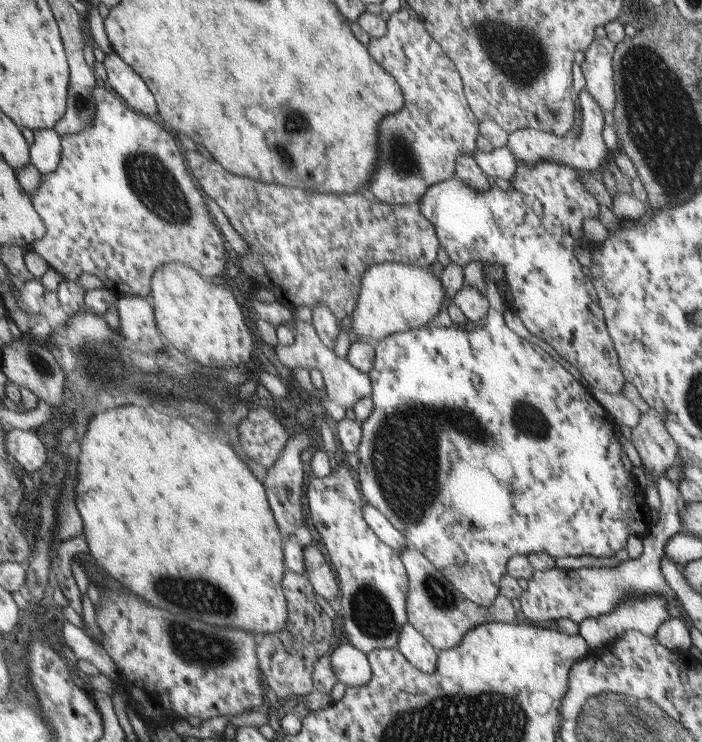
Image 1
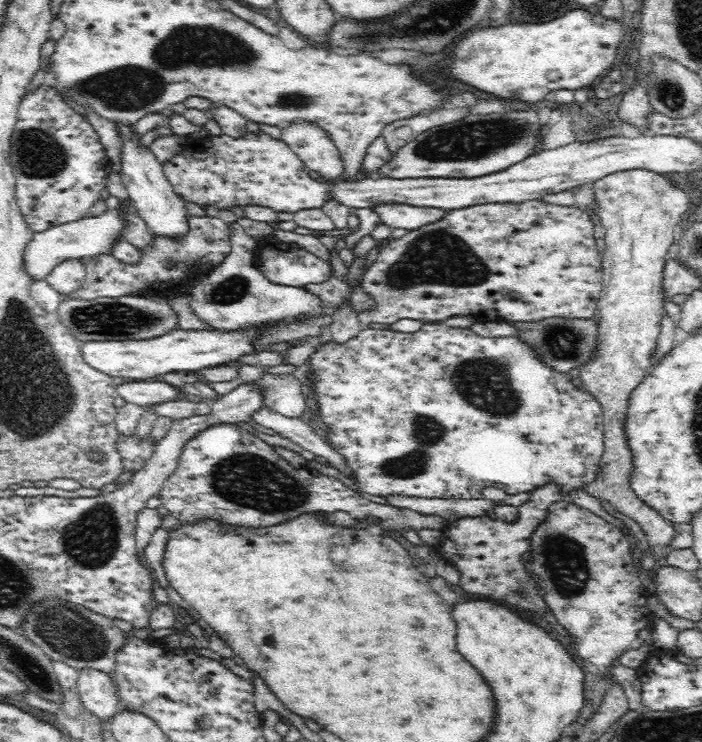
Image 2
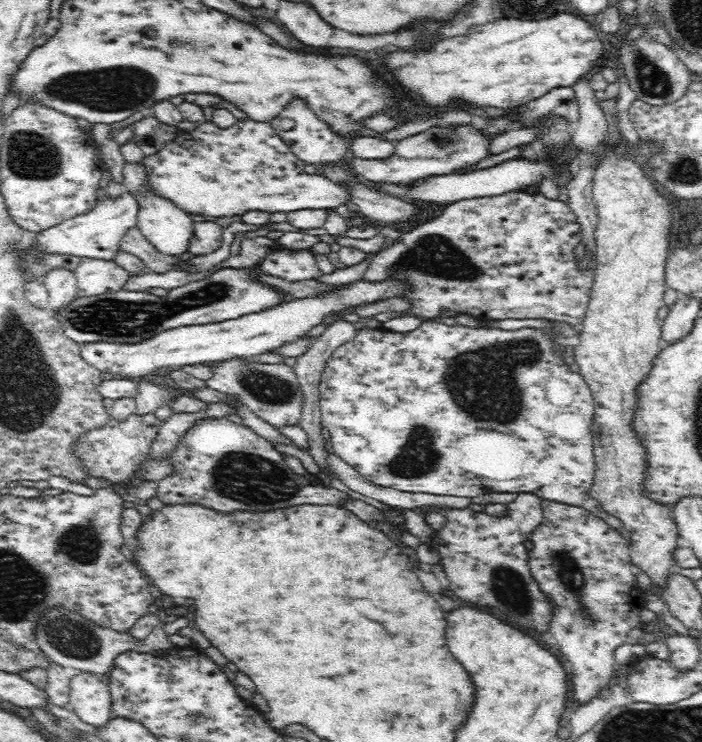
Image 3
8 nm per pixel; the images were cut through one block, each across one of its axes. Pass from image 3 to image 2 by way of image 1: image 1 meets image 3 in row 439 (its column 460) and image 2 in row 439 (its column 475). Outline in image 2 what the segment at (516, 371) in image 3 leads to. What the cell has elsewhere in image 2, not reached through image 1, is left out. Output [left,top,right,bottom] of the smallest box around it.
[305,323,604,499]

